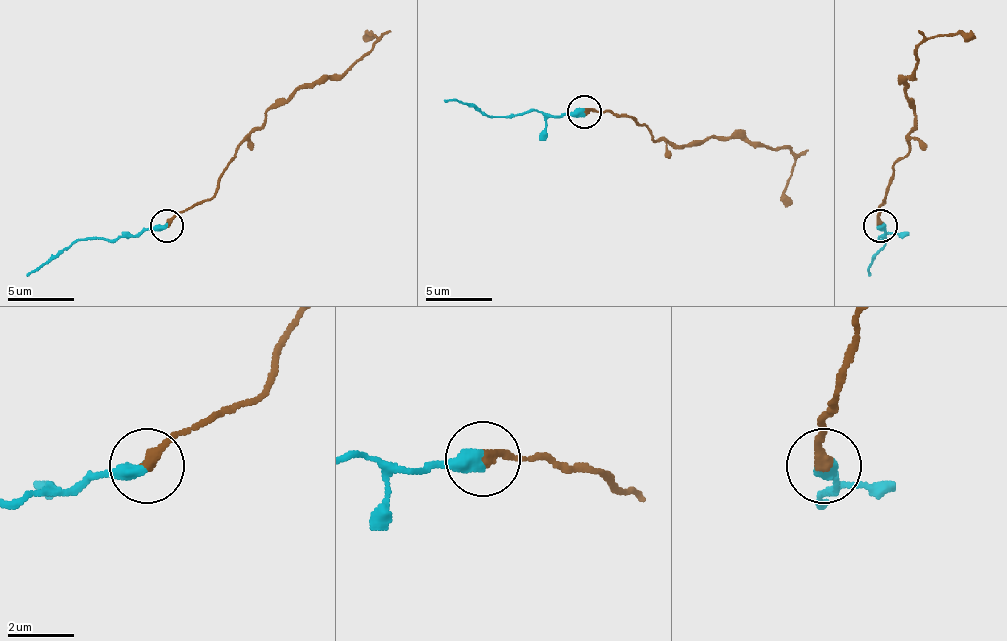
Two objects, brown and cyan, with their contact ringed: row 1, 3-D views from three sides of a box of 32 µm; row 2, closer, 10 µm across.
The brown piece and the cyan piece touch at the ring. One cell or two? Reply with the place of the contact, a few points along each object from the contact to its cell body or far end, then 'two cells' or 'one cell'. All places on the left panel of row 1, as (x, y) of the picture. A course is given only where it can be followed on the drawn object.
at (167, 225); brown runs (166, 226), (209, 199), (266, 112), (296, 89), (333, 79), (373, 45), (377, 39), (367, 35), (373, 35); cyan runs (166, 226), (126, 233), (116, 239), (76, 239), (25, 276); two cells

